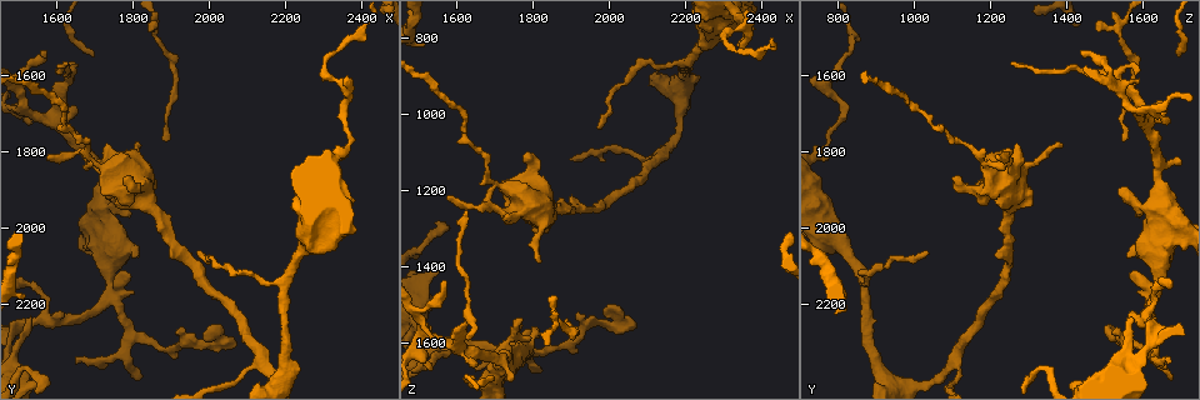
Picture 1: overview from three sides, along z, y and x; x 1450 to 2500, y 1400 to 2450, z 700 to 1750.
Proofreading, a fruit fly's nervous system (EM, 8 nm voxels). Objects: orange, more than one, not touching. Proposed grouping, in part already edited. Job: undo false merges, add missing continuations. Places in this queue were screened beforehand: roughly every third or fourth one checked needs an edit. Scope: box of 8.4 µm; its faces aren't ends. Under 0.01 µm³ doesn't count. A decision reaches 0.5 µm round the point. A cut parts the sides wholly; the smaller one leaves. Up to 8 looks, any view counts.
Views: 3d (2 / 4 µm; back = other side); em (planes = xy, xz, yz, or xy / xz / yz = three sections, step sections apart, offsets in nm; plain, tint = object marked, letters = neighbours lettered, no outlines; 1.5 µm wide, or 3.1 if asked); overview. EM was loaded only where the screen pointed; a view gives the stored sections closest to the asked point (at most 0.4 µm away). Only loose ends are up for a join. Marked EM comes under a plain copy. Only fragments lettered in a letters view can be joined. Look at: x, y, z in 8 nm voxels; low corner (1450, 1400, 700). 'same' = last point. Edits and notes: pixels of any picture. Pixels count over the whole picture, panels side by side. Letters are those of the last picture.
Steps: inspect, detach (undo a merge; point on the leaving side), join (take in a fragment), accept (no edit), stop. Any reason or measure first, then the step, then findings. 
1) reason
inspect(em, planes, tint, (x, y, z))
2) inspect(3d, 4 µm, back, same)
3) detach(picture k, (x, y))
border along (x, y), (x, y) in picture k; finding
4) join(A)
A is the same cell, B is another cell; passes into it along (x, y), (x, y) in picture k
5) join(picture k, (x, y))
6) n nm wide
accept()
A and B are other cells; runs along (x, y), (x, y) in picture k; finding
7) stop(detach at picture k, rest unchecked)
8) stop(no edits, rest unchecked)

an open end
inspect(3d, 4 µm, (1530, 2235, 1565))

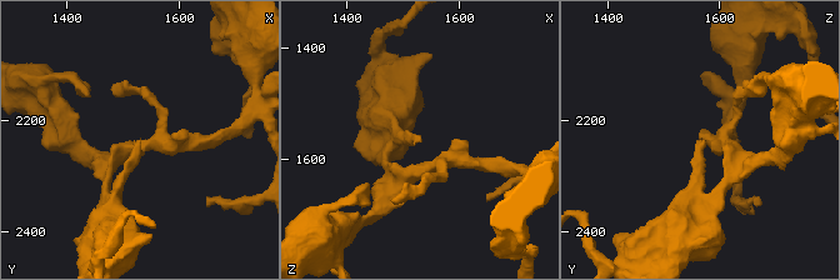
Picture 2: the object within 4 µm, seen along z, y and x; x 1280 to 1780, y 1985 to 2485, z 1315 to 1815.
inspect(em, planes, letters, (1530, 2235, 1565))

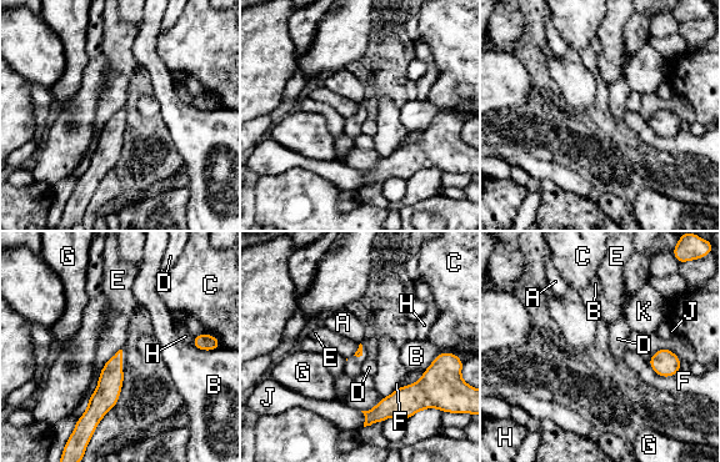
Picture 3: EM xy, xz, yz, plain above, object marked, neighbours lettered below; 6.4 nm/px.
E touches over 380 nm
accept()
A, B, C, D, E, F, G, H, J and K are other cells; no lettered fragment goes on from it

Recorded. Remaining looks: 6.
tapers out
inspect(3d, 4 µm, back, (1570, 1535, 1440))

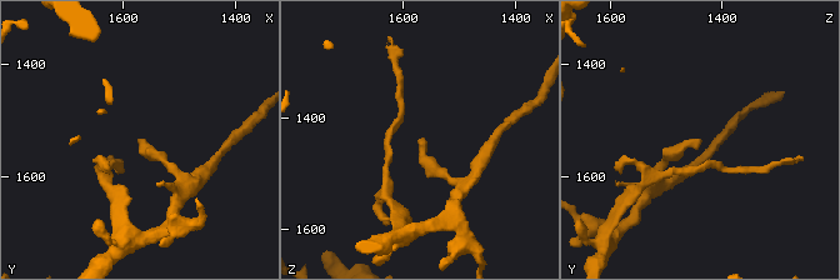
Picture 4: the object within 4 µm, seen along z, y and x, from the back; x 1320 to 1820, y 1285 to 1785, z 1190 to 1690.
inspect(em, planes, letters, (1570, 1530, 1440))

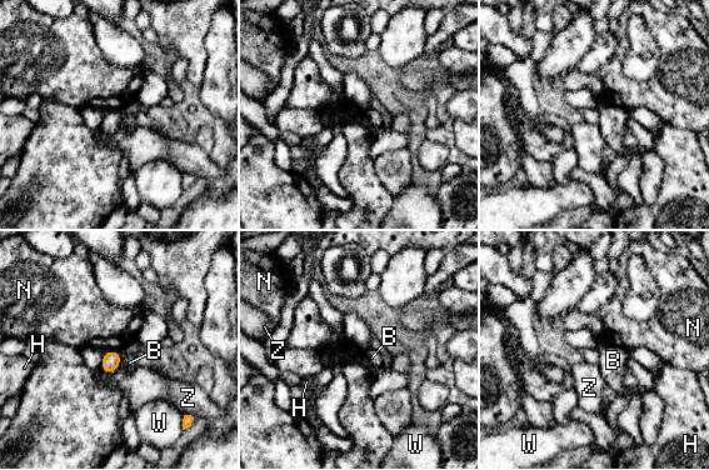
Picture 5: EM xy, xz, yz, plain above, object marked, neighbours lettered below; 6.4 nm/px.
120 nm wide
accept()
B, H, N, W and Z are other cells; border along (105, 350), (116, 351) in picture 5; none of them fits

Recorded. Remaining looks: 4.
two arms in line, one across
inspect(3d, 4 µm, (2140, 2350, 1110))

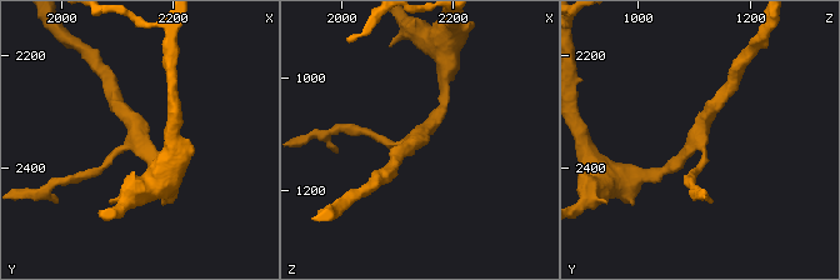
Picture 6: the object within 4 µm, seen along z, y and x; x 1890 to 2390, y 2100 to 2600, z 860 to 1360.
3 arms; need the tissue
inspect(em, planes, letters, (2135, 2340, 1105))

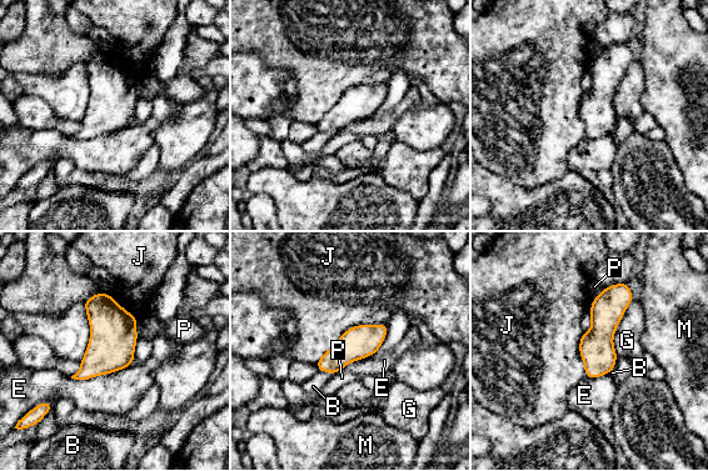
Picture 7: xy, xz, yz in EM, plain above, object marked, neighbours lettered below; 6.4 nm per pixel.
J touches over 550 nm
accept()
B, E, G, J, M and P are other cells; all the same neuron

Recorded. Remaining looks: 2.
stop(no edits, rest unchecked)

